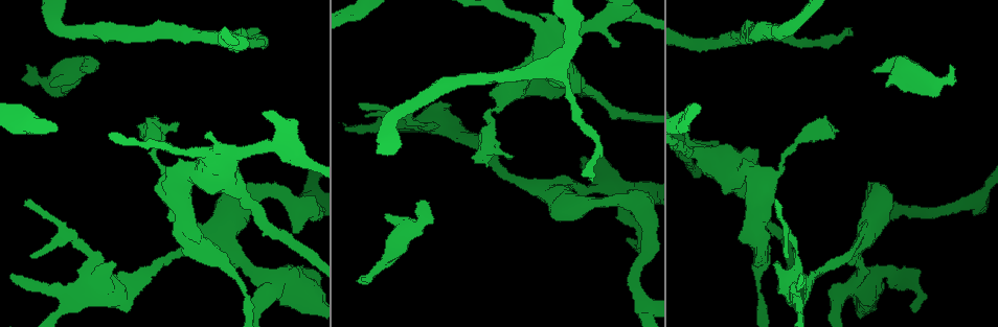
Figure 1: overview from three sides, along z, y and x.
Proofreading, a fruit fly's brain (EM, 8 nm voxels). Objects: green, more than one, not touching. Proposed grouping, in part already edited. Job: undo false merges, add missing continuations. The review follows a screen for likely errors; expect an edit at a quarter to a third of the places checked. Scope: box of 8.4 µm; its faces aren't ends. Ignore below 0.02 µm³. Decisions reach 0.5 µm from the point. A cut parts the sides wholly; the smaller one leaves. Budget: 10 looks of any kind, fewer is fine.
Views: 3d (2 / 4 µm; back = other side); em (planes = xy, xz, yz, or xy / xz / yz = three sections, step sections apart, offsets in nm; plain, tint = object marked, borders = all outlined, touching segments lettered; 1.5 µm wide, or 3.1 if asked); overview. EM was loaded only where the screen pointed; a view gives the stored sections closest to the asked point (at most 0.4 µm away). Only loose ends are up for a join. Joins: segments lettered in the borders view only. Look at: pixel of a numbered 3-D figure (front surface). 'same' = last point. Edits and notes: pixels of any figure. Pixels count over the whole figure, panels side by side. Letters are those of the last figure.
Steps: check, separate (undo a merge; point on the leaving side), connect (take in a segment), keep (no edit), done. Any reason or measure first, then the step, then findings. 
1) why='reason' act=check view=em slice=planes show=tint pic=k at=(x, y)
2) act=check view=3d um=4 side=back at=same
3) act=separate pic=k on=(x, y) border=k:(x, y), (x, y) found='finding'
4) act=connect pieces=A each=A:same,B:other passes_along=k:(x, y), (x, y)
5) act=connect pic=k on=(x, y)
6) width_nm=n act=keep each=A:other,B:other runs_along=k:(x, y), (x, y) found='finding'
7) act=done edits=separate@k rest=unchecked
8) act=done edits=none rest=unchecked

act=check view=3d um=2 pic=1 at=(600, 147)

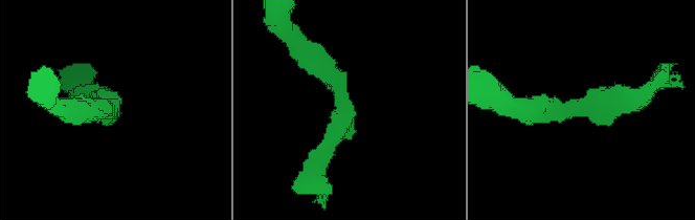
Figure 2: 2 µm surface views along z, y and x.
why='now the EM' act=check view=em slice=planes show=tint pic=2 at=(582, 106)

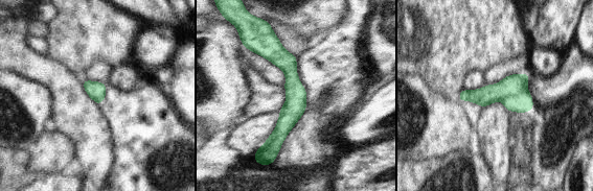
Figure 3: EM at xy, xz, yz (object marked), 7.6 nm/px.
why='what lies round it' act=check view=em slice=planes show=borders at=same

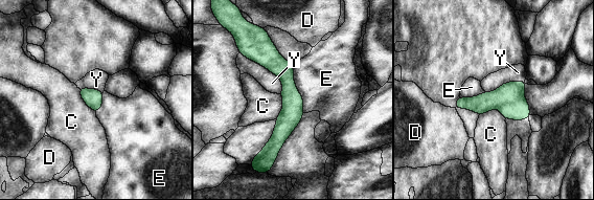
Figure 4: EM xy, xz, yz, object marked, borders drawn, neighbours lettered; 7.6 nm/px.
act=keep each=C:other,D:other,E:other,Y:other border=4:(479, 115), (498, 109), (505, 118) found='one neuron here'

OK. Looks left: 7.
why='three-way junction' act=check view=em slice=planes show=borders pic=1 at=(558, 189)

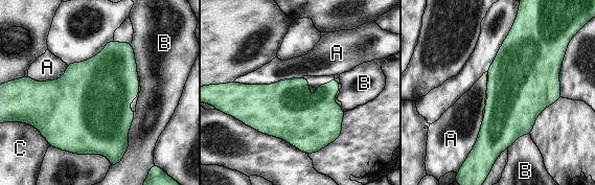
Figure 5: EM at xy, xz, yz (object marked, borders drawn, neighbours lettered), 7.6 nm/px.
act=keep each=A:other,B:other,C:other found='one neuron here'

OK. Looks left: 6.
why='long arm stops here' act=check view=em slice=yz step=8 show=tint pic=1 at=(511, 157)

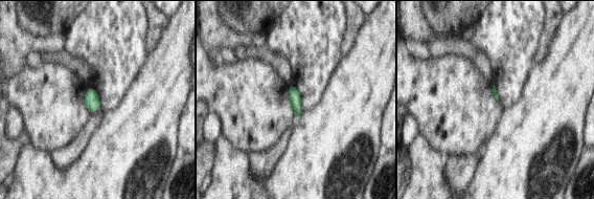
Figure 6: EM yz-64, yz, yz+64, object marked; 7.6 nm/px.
why='see the neighbours' act=check view=em slice=yz step=8 show=borders at=same

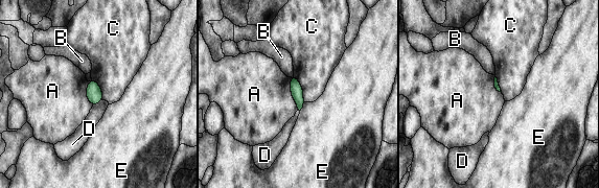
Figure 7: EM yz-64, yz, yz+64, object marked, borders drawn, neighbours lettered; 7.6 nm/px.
act=keep each=A:other,B:other,C:other,D:other,E:other border=7:(290, 77), (290, 92), (298, 109) found='no lettered segment goes on from it'

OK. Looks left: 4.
why='branch stops here' act=check view=3d um=2 pic=1 at=(92, 70)

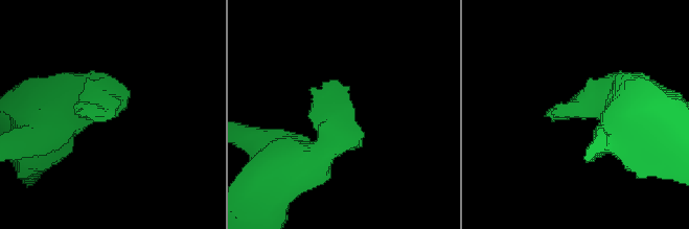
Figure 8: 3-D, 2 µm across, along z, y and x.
act=check view=em slice=planes show=plain pic=8 at=(336, 80)

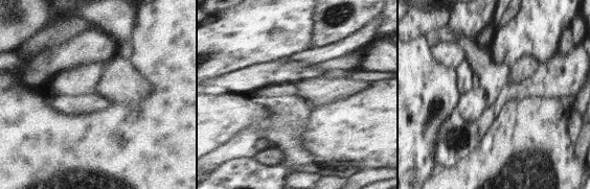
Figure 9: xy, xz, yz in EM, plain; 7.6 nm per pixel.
why='see the neighbours' act=check view=em slice=planes show=borders at=same

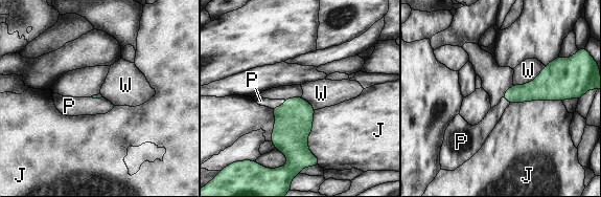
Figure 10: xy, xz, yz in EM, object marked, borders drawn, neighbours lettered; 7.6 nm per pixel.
act=connect pieces=P each=J:other,P:same,W:other passes_along=10:(294, 122), (279, 107), (260, 101) found='the neuron continues'

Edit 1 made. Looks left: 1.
act=done edits=connect@10 rest=unchecked

